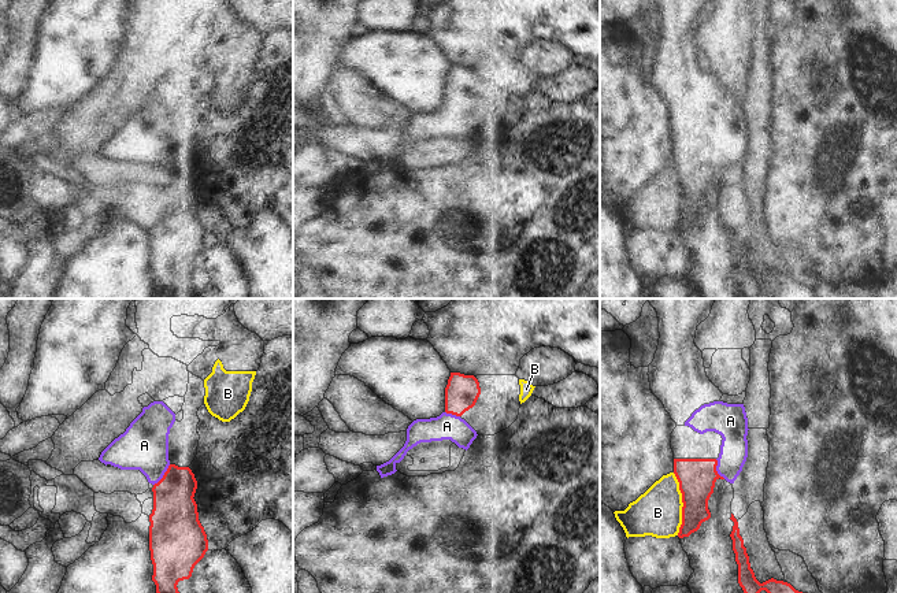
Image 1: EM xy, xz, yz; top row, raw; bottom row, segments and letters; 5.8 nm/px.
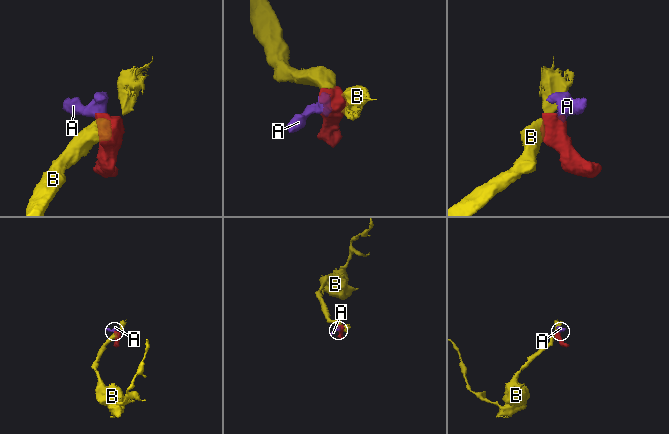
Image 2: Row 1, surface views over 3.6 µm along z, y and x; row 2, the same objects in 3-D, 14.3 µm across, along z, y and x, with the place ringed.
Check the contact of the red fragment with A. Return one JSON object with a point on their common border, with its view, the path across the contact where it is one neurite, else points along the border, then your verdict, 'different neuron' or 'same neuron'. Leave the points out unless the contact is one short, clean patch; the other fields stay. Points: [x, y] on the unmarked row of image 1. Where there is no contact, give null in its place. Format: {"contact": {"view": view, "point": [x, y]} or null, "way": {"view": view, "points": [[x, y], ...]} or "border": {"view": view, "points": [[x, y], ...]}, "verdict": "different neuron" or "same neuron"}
{"contact": {"view": "xy", "point": [163, 169]}, "way": {"view": "xy", "points": [[174, 210], [173, 178], [163, 169], [144, 139]]}, "verdict": "same neuron"}

